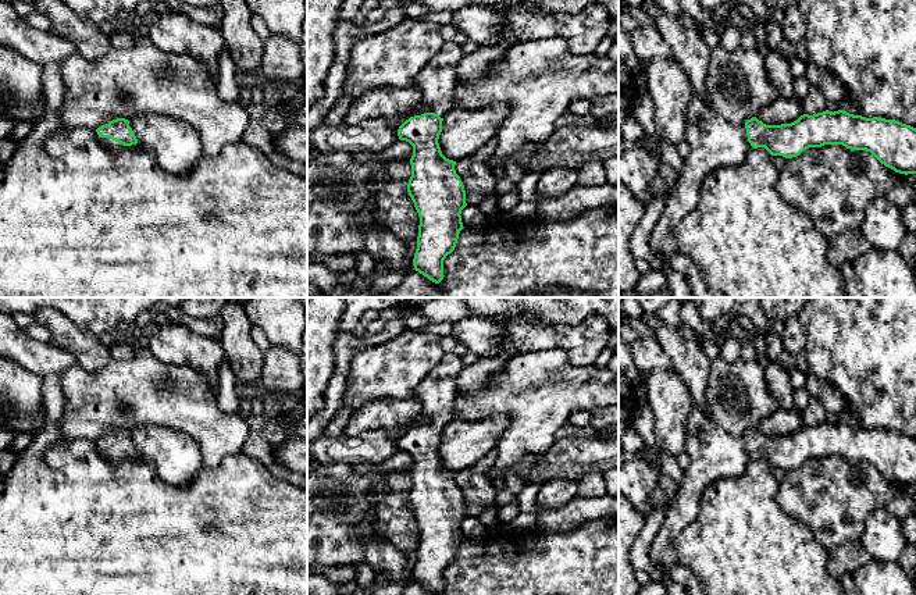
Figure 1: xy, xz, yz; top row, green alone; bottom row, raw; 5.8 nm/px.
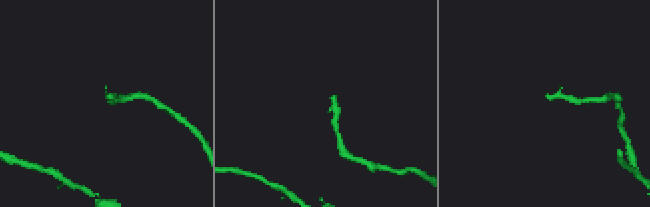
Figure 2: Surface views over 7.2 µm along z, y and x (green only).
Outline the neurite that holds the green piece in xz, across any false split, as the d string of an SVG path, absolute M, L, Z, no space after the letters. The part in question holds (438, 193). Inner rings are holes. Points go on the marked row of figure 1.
M445 42L431 57L414 79L425 113L410 117L398 129L399 139L413 146L407 192L420 217L413 270L435 284L445 277L443 260L456 247L464 228L460 214L467 206L456 161L446 158L438 143L443 117L453 107L463 56L459 43Z

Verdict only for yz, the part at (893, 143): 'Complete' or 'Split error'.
Split error

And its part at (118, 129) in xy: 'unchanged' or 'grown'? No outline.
grown

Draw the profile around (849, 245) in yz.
M860 231L845 232L828 241L828 263L841 268L848 260L865 254L872 245Z

